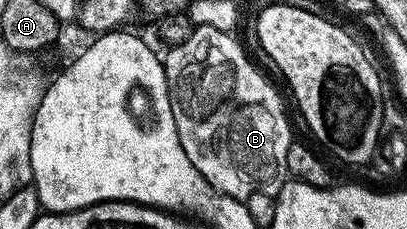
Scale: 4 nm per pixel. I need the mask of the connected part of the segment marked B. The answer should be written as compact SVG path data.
M194 27L183 45L168 48L164 56L165 76L169 86L171 113L183 145L183 153L191 165L222 195L249 201L252 195L276 197L289 179L287 149L295 141L281 104L281 95L257 72L257 67L245 56L245 51L227 31L210 27Z

